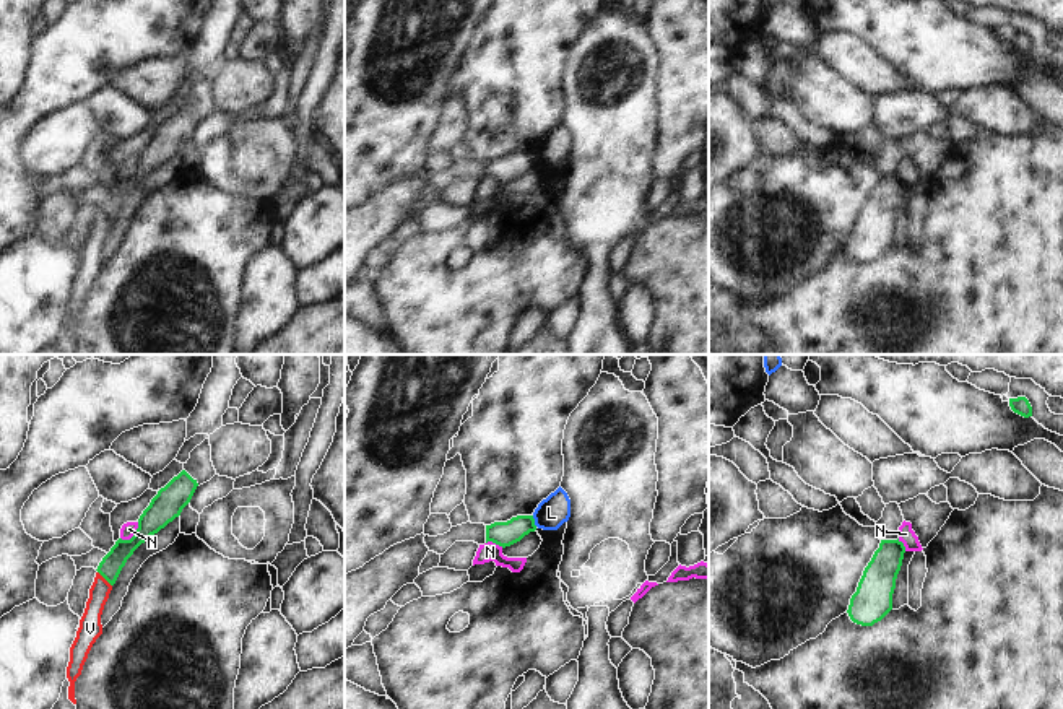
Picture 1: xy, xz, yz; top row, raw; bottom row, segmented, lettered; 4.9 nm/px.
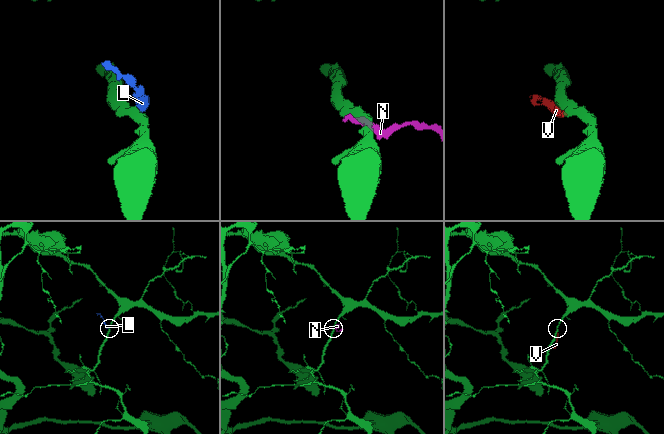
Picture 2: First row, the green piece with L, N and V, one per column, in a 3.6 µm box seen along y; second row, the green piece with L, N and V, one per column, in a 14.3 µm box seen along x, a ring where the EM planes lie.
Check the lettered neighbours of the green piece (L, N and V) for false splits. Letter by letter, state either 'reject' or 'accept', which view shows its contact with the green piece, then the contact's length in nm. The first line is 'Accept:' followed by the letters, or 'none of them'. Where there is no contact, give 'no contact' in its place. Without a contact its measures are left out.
Accept: none of them
L: reject; meets green in xz; contact 60 nm long
N: reject; meets green in xy; contact 130 nm long
V: reject; meets green in xy; contact 100 nm long

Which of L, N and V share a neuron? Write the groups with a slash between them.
L / N V

